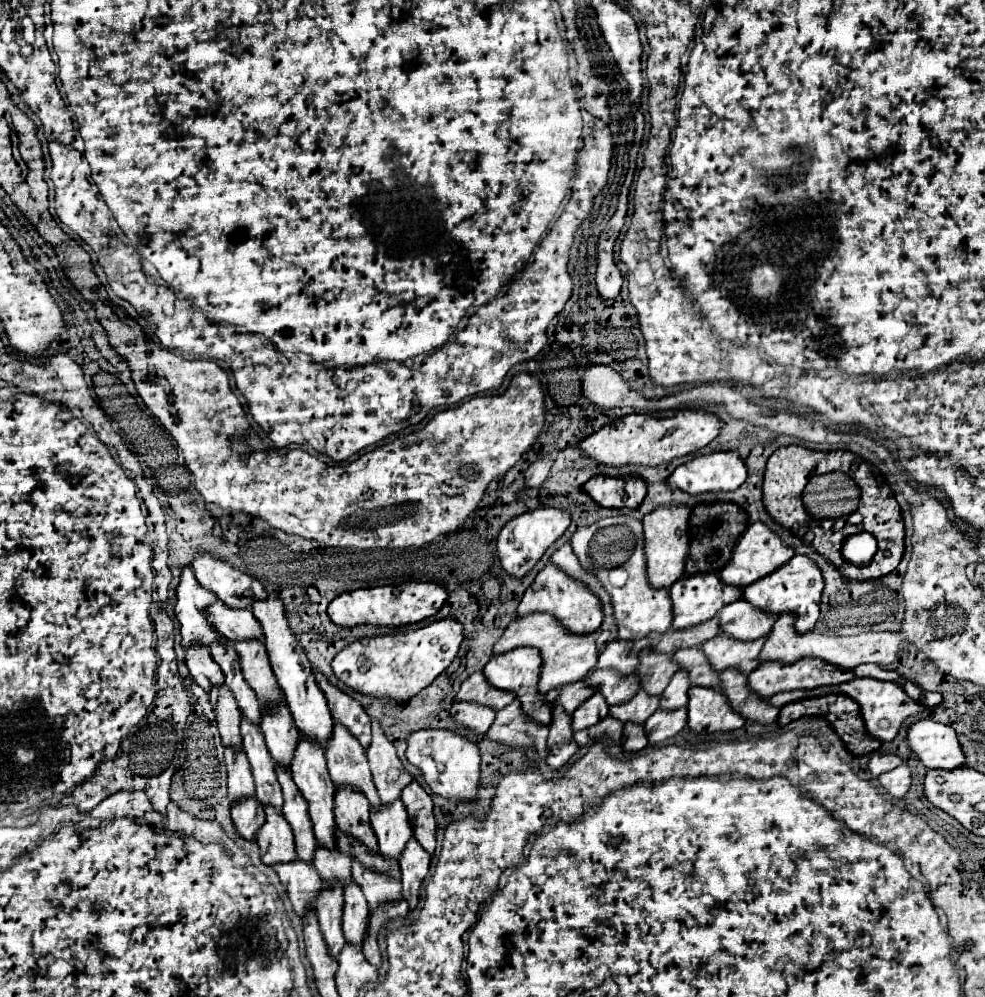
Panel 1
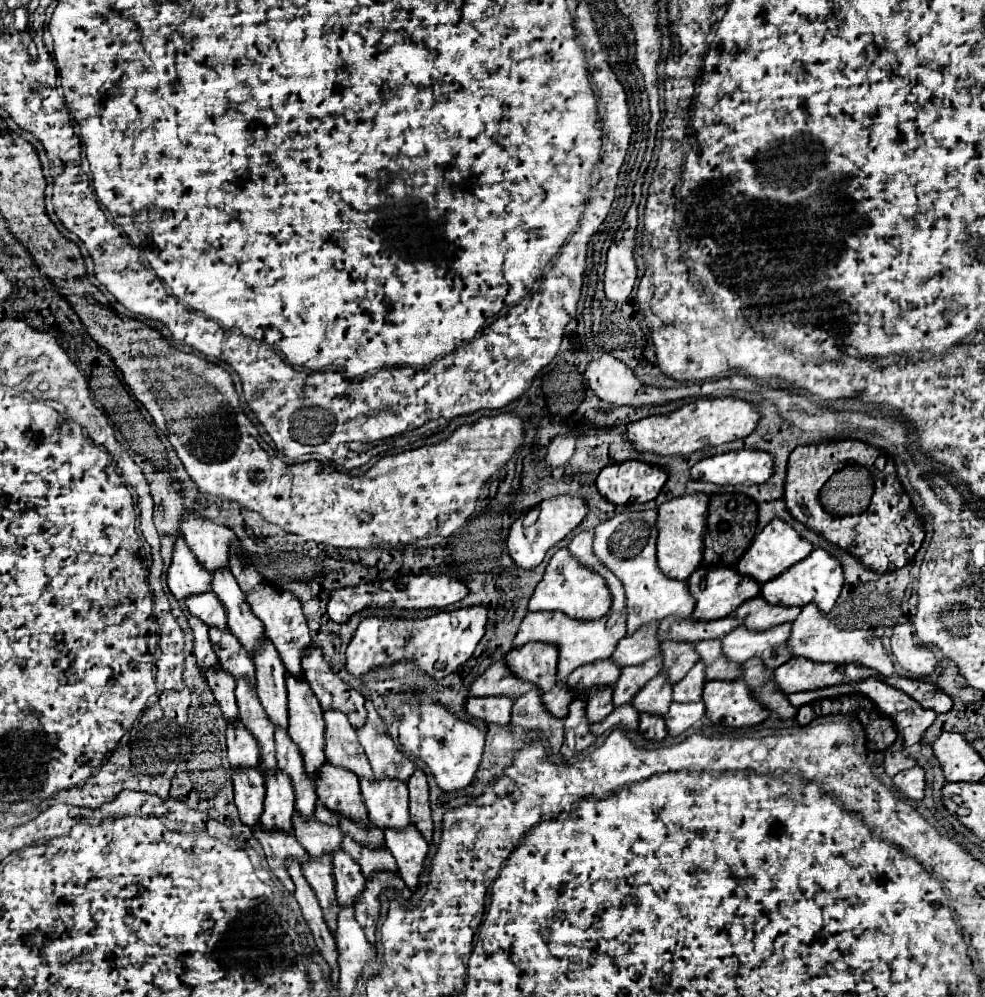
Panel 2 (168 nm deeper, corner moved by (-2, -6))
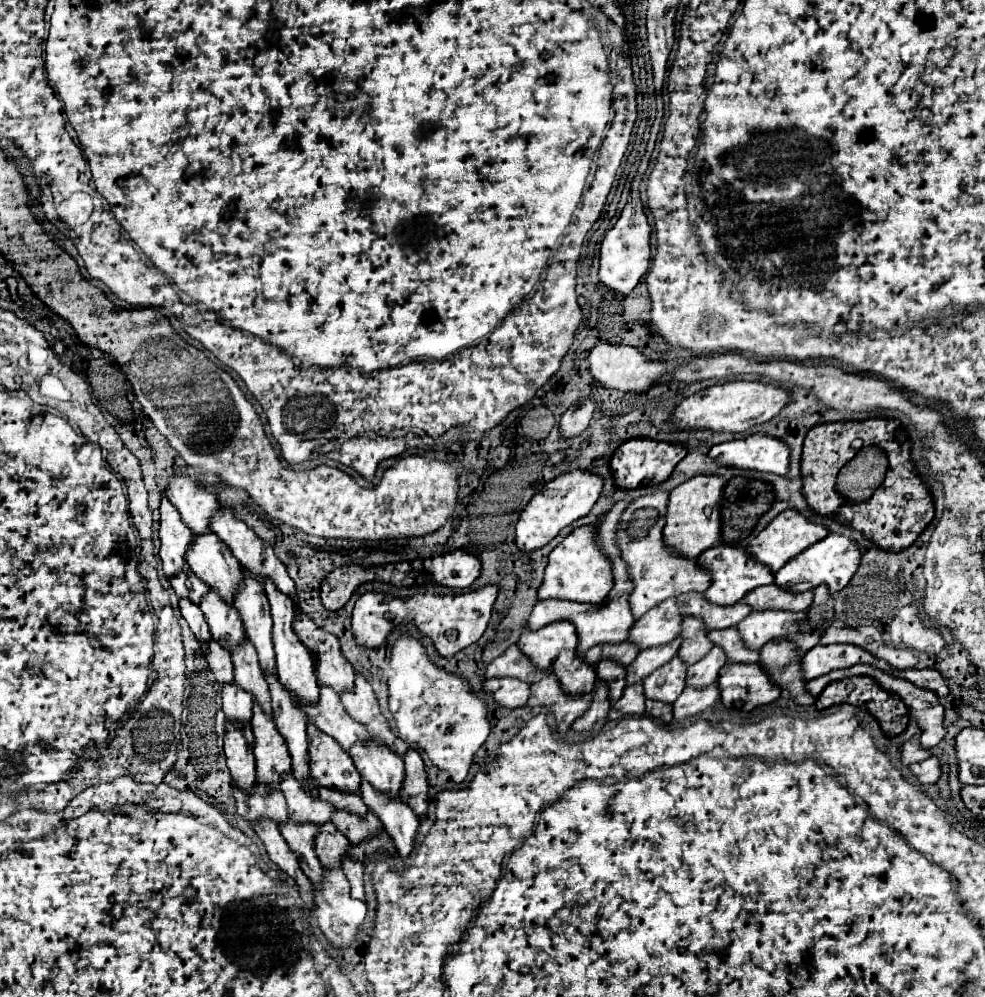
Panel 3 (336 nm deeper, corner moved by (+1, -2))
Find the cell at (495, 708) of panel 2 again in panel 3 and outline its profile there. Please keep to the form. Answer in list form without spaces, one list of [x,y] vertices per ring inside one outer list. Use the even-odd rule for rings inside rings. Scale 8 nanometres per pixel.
[[[492,678],[486,680],[484,690],[490,692],[496,700],[496,704],[506,708],[518,708],[528,702],[530,696],[530,684],[516,680],[516,678]]]

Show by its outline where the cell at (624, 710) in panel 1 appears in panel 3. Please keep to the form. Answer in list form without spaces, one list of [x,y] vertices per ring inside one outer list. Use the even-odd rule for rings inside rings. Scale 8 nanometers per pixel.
[[[674,656],[668,664],[654,670],[644,680],[644,694],[652,700],[662,700],[672,704],[686,686],[686,664],[680,656]]]

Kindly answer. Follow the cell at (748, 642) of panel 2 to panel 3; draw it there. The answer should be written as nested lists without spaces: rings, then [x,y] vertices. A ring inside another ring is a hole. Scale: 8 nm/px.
[[[760,610],[752,612],[742,624],[738,624],[738,632],[742,634],[748,648],[760,650],[766,642],[786,636],[798,648],[810,650],[818,644],[826,626],[812,628],[808,622],[808,610],[804,612],[784,612],[784,610]]]

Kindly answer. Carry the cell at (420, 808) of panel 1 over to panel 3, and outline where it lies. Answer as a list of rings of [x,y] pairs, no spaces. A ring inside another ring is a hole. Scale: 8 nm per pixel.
[[[408,748],[408,752],[404,754],[404,764],[406,778],[402,782],[400,796],[414,810],[416,816],[422,816],[428,808],[428,780],[422,756],[414,748]]]

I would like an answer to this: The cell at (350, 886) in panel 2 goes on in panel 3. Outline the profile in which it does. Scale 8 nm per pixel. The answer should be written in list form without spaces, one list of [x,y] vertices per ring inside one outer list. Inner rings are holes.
[[[326,822],[318,828],[318,834],[314,838],[314,850],[322,864],[330,864],[330,868],[340,868],[340,856],[344,856],[348,848],[346,836],[338,832],[338,828],[332,822]]]

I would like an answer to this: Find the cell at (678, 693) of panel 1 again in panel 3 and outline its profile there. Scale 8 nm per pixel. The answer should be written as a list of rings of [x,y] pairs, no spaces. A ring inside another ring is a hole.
[[[714,646],[702,660],[698,660],[696,664],[688,666],[688,678],[686,684],[688,686],[706,686],[706,684],[714,684],[718,680],[718,672],[720,668],[726,664],[726,654],[722,652],[722,648]]]

